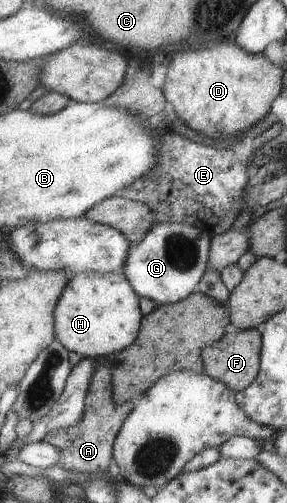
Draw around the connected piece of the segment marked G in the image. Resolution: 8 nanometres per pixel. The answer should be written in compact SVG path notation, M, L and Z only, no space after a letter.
M168 222L154 224L142 242L131 245L127 265L123 271L140 297L147 297L156 305L179 302L194 292L196 286L203 280L207 272L212 240L211 233L203 227Z

